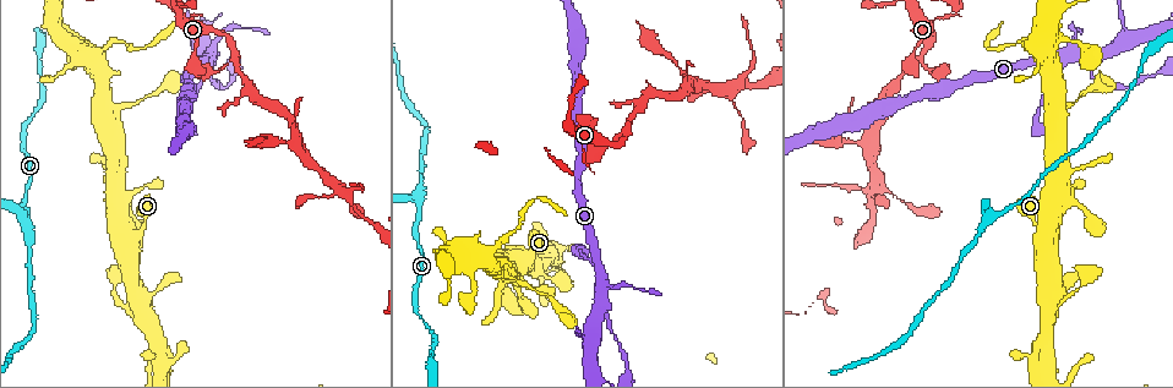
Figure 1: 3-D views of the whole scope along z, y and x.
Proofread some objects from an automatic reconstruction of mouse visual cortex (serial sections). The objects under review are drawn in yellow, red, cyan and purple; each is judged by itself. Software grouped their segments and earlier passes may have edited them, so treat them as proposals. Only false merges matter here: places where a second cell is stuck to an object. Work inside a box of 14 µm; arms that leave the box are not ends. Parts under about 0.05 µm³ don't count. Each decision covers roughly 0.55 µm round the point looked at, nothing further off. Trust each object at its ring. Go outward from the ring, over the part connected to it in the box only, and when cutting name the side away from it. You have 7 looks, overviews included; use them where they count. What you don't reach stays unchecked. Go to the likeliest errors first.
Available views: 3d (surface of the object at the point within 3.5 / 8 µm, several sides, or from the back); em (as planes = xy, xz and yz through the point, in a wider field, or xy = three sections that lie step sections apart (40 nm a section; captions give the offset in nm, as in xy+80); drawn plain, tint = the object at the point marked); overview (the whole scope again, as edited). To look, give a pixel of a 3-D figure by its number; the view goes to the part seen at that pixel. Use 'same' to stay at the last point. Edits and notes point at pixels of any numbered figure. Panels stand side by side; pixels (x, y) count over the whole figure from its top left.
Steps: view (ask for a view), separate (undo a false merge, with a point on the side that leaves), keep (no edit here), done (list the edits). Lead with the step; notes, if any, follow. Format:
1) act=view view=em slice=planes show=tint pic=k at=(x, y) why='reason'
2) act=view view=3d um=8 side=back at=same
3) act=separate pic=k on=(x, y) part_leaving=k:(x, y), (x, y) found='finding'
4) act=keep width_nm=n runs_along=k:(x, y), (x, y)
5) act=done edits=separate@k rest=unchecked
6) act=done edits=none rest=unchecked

act=view view=3d um=3.5 pic=1 at=(996, 216)

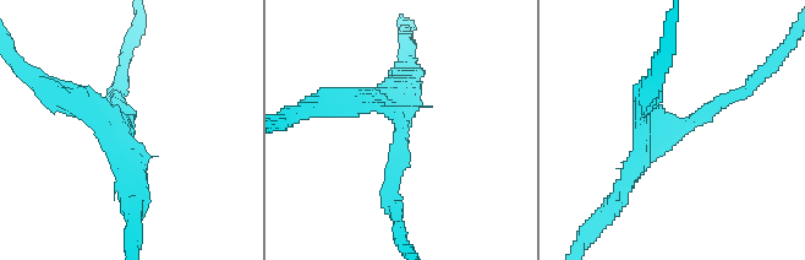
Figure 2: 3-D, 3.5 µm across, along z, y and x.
act=view view=em slice=planes show=tint pic=2 at=(670, 133) arms=3 arm_widths_nm=200,250,250

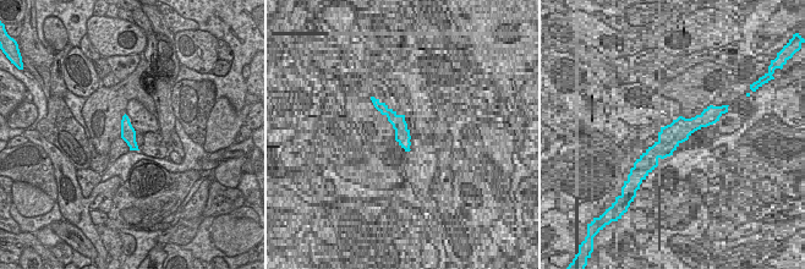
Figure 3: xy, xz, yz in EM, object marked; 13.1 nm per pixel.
act=keep width_nm=190 runs_along=2:(737, 96), (677, 125), (620, 196) found='all the same cell'

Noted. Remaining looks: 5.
act=view view=3d um=3.5 pic=1 at=(110, 41)

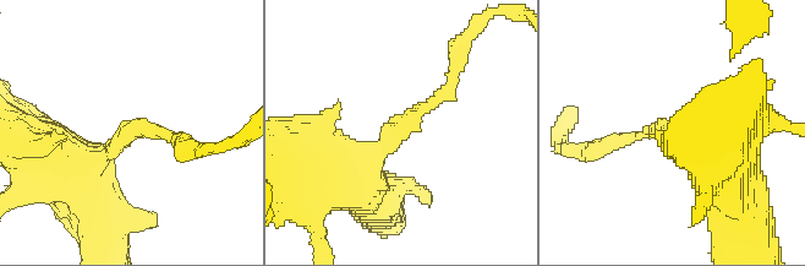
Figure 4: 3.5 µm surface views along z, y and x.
act=view view=em slice=xy step=1 show=tint pic=4 at=(124, 135) arm_widths_nm=150,600 why='shape alone is not enough'

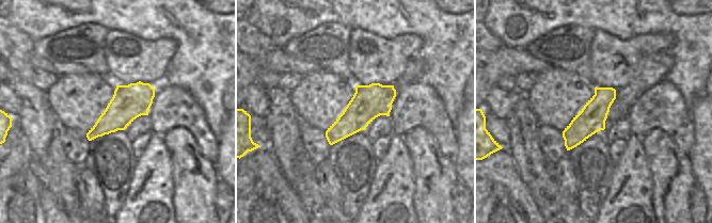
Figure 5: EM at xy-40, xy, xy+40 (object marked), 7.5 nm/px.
act=separate pic=4 on=(622, 141) part_leaving=4:(649, 132), (570, 152) found='two cells meet here'

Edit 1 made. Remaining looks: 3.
act=view view=3d um=3.5 side=back pic=1 at=(600, 302) why='small branch off a trunk'

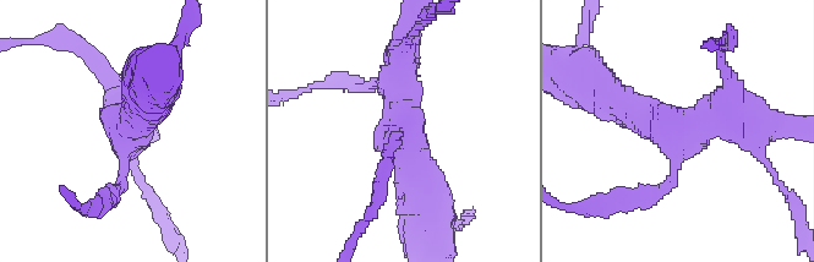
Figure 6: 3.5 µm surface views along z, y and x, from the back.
act=view view=em slice=xy step=3 show=tint pic=6 at=(405, 130) arms=3 arm_widths_nm=200,450,500

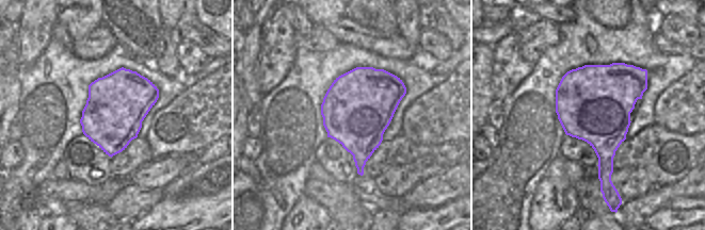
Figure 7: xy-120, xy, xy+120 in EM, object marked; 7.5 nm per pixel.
act=keep runs_along=6:(403, 54), (403, 141), (426, 191) found='continuous, no second cell'

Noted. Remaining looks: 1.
act=done edits=separate@4 rest=unchecked

